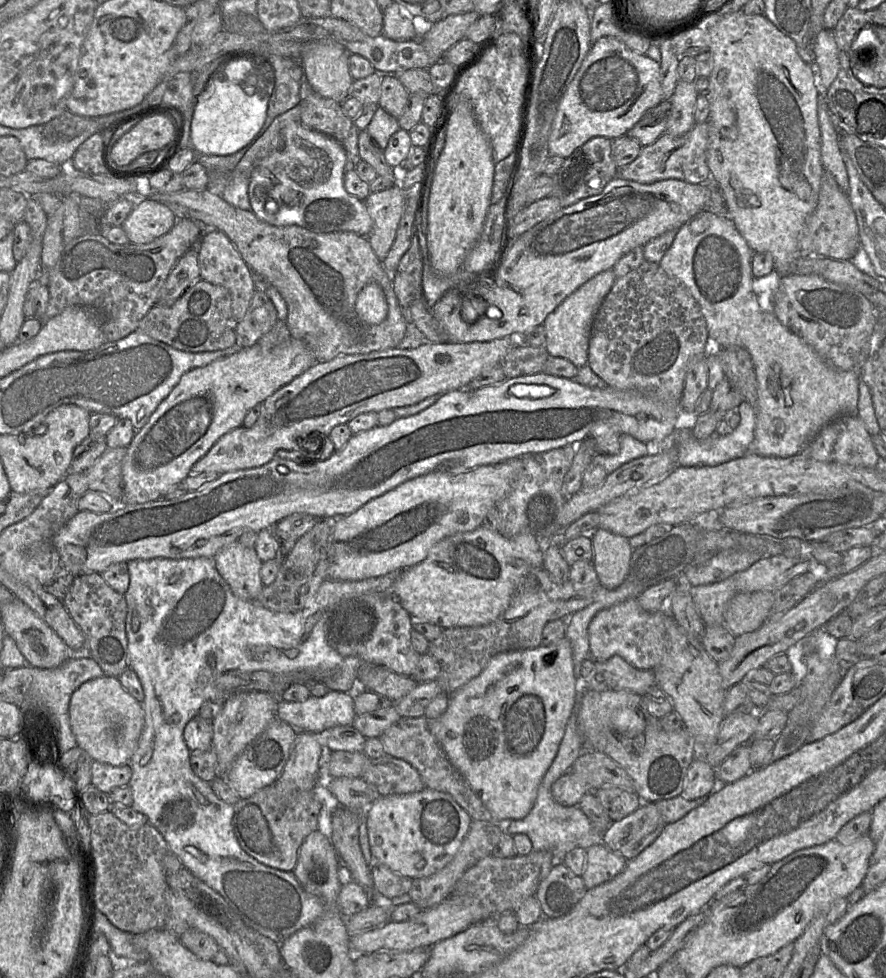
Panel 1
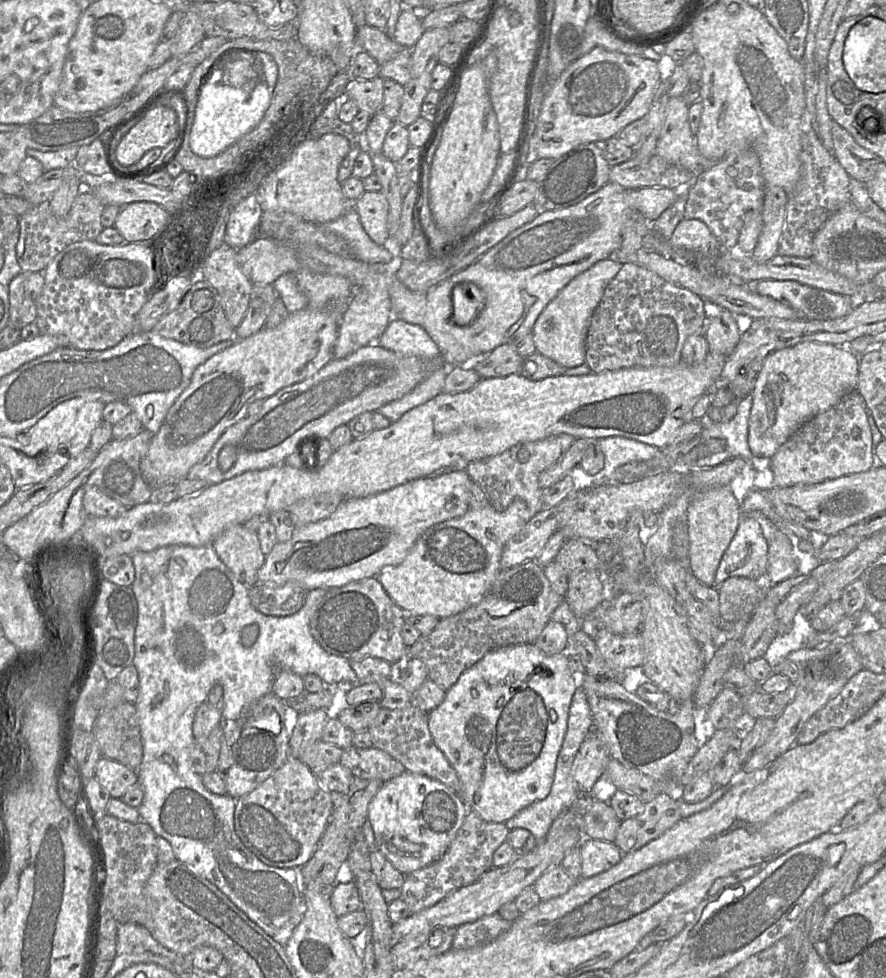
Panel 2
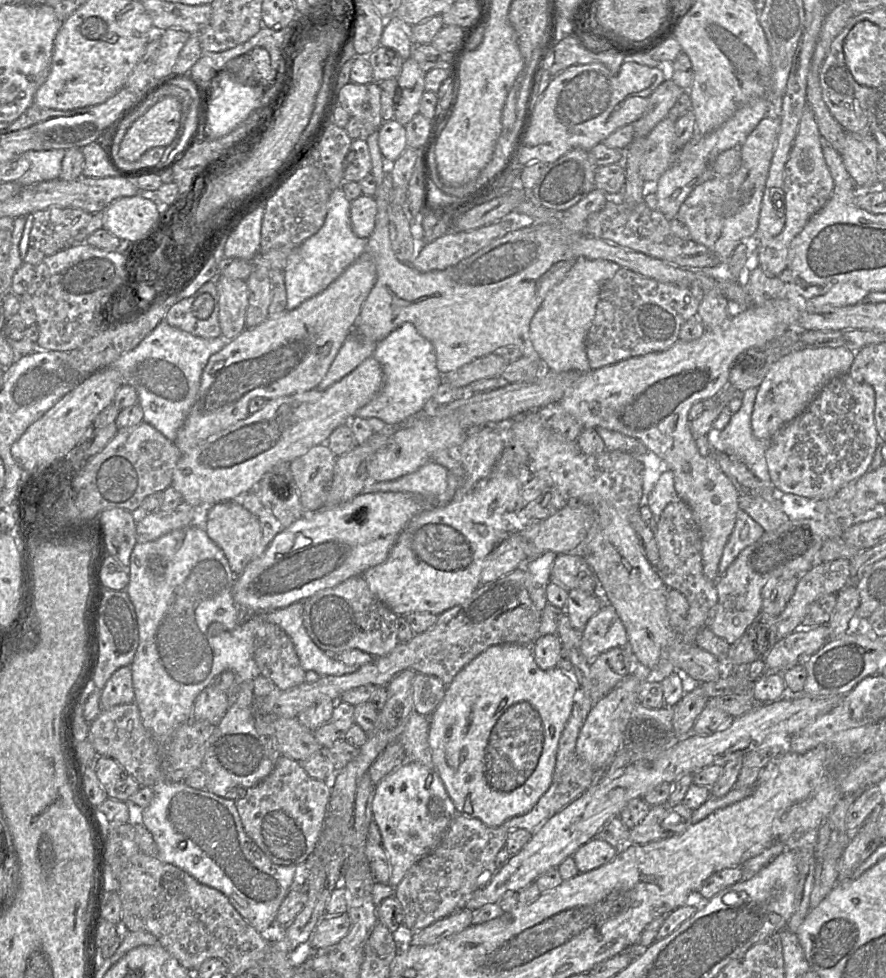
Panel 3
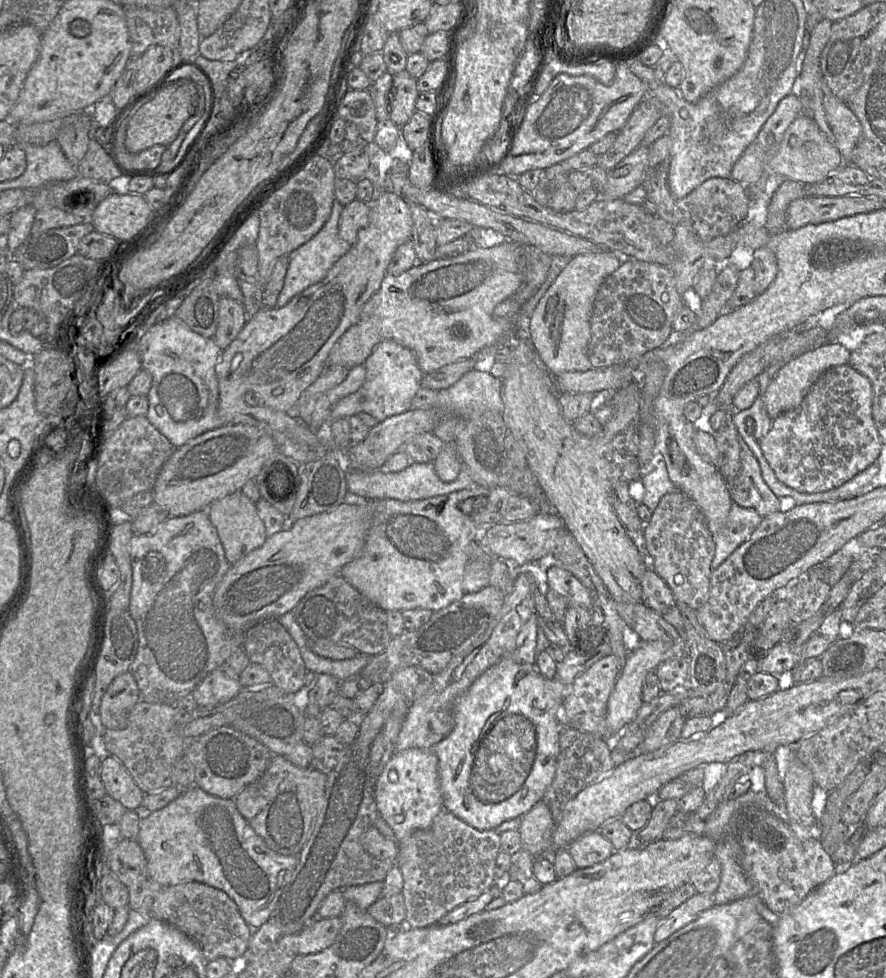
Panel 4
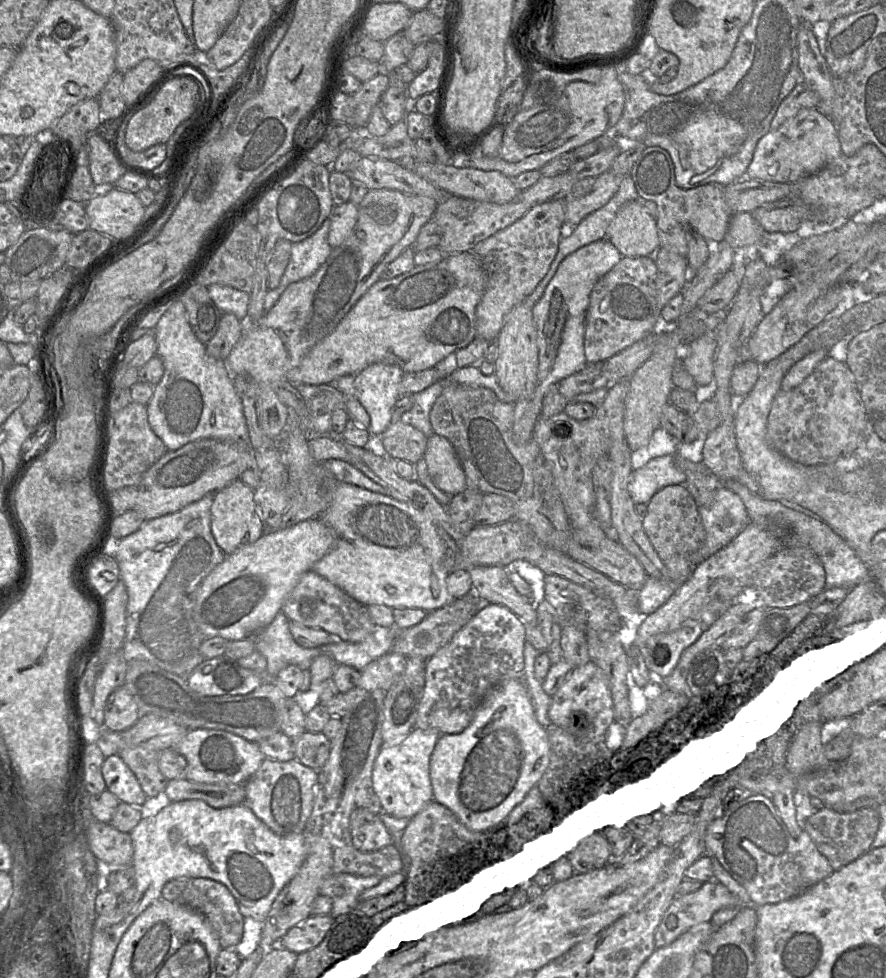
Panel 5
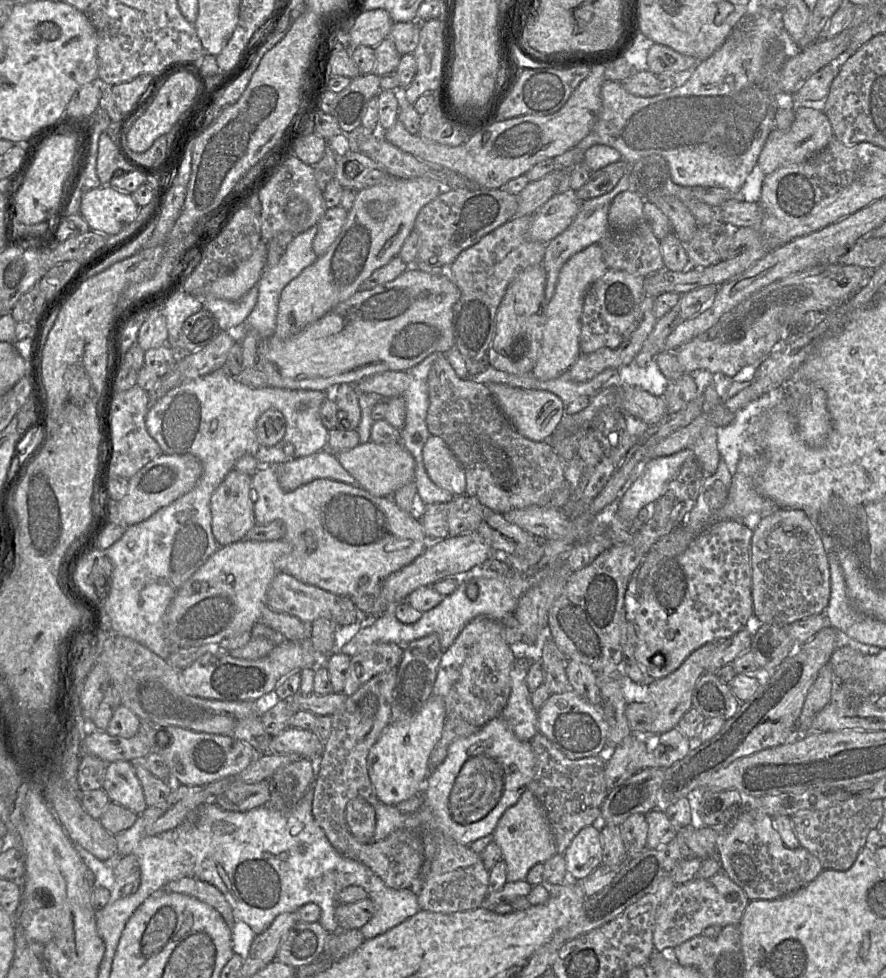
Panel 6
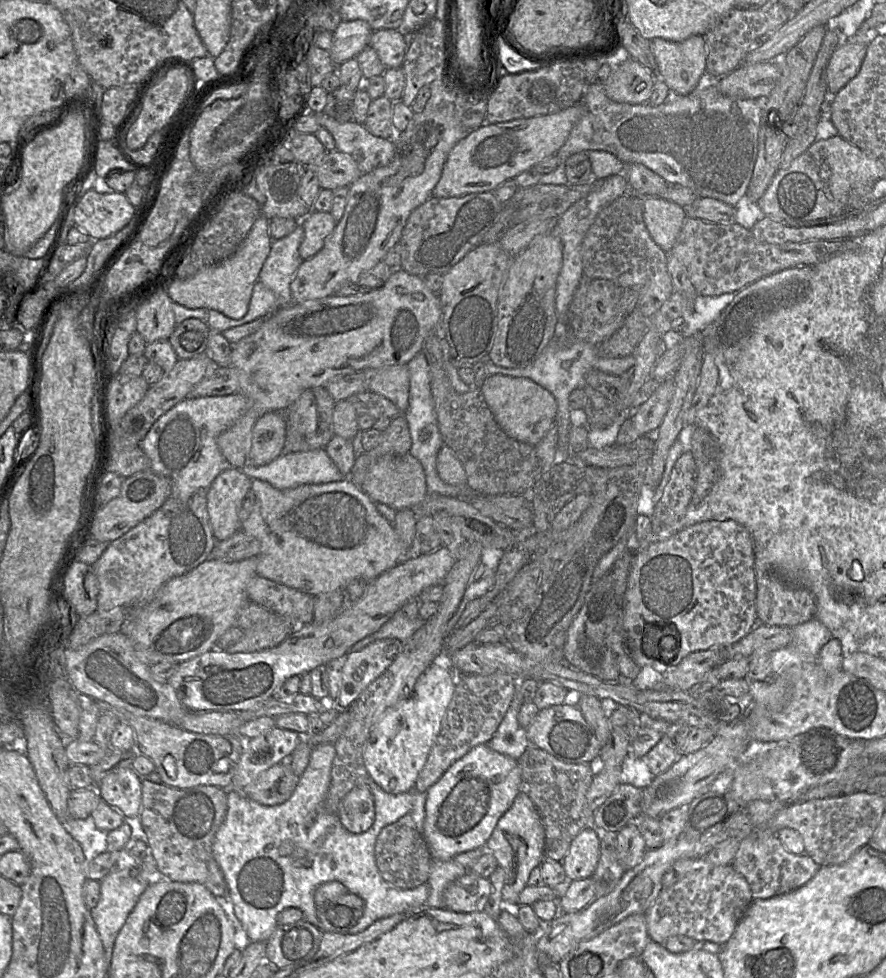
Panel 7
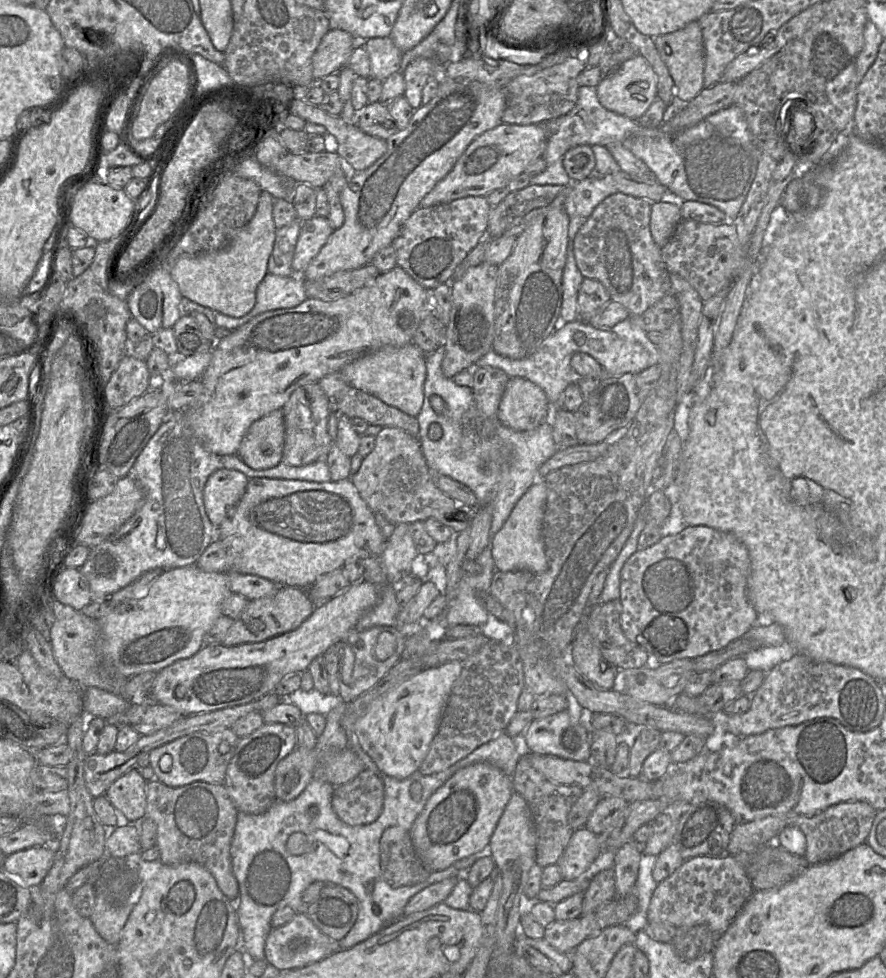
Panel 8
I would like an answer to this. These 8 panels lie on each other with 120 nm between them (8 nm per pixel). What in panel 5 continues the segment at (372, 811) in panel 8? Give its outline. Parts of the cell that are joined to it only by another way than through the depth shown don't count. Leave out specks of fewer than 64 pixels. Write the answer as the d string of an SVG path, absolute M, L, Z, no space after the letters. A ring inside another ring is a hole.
M357 808L352 812L350 831L353 845L362 852L374 852L394 844L380 814L374 814L366 808Z

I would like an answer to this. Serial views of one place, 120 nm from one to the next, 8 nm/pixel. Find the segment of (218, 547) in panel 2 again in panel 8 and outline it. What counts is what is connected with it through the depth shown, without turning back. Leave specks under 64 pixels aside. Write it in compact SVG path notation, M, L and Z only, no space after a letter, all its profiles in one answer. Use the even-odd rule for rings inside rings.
M220 468L213 472L204 487L206 513L215 528L219 527L243 497L249 479L237 470Z

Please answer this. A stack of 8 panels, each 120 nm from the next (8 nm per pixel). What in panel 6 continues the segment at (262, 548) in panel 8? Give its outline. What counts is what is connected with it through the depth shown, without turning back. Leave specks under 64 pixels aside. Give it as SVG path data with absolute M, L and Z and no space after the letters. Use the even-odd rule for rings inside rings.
M261 465L259 469L252 476L252 488L256 490L258 494L258 500L254 503L255 521L258 525L266 525L275 520L281 520L285 525L285 534L283 539L286 540L292 547L291 553L287 558L280 558L276 561L276 568L278 572L290 574L299 581L319 587L330 593L354 597L354 596L372 596L377 597L381 584L392 573L400 570L413 562L424 550L429 546L430 542L427 539L423 527L419 522L419 519L413 517L406 511L399 508L393 501L389 500L389 497L378 497L370 494L360 486L349 485L347 483L336 481L327 478L315 479L305 485L302 485L294 491L285 491L281 488L276 466L273 465Z

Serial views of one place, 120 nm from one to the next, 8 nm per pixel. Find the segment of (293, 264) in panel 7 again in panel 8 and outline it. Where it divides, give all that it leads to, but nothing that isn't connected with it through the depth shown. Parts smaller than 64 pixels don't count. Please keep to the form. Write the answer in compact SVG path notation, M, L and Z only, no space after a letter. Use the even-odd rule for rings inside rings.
M296 218L289 225L276 230L273 250L267 263L268 273L283 277L295 274L292 261L301 228L302 221Z

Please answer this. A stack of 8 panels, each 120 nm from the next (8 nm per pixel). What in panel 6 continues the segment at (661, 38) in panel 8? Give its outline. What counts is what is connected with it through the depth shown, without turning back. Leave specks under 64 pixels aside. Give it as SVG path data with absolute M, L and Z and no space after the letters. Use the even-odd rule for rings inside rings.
M654 43L647 55L648 70L655 75L664 72L682 72L695 68L698 60L689 55L682 54L674 49Z

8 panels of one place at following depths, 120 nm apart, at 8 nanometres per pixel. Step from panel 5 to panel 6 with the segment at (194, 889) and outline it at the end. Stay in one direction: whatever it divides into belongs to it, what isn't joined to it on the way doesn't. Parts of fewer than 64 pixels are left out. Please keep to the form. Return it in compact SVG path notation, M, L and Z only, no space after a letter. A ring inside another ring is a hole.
M191 877L173 880L163 887L166 892L188 895L217 910L230 929L236 923L232 908L223 893L214 885Z

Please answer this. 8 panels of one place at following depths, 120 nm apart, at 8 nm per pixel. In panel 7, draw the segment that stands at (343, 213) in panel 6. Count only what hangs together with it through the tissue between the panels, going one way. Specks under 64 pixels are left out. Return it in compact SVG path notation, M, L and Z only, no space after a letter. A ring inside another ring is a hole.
M311 210L300 222L304 228L304 238L299 247L299 254L305 261L323 248L326 238L334 231L337 221L331 212Z

